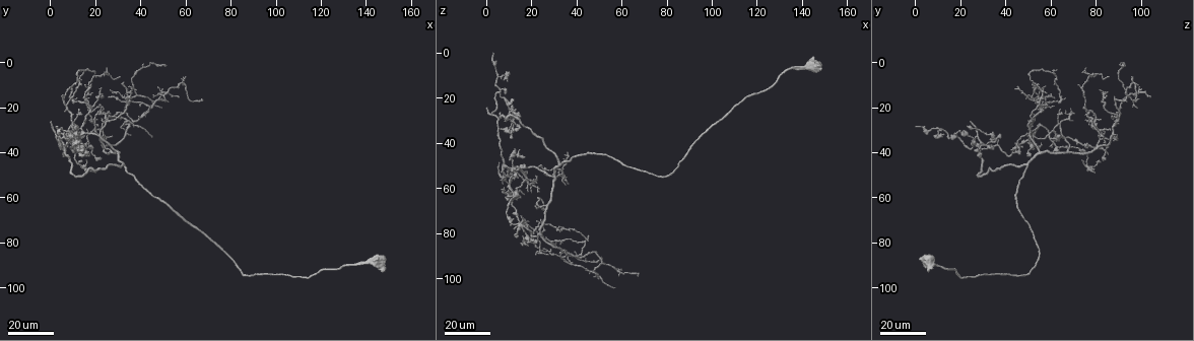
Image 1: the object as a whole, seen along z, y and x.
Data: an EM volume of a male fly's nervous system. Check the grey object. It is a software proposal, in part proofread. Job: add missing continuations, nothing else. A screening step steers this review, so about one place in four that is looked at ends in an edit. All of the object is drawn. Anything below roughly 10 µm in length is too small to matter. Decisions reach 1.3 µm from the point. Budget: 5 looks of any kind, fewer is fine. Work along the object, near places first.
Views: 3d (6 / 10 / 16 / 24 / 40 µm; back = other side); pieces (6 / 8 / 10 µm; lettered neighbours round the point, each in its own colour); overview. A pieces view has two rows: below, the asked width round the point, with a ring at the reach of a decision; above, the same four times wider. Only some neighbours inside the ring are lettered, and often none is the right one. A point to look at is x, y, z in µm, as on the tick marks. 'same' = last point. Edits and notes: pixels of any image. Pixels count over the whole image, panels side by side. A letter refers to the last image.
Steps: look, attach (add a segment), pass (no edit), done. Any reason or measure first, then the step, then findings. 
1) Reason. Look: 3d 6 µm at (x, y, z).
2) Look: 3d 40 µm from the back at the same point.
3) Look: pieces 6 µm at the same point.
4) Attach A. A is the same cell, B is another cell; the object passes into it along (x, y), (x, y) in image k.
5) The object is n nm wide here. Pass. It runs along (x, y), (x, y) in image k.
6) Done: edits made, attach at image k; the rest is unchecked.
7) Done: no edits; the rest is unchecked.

Look: 3d 16 µm at (0, 26, 25).

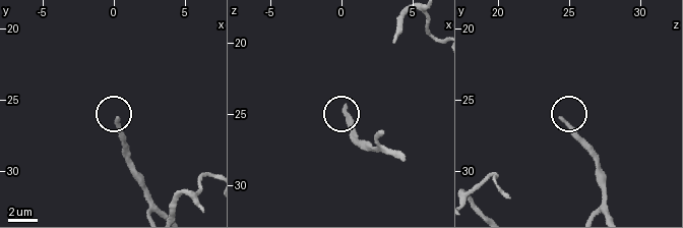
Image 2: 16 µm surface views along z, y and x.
What lies round it. Look: pieces 8 µm at (0.2, 26.2, 24.6).

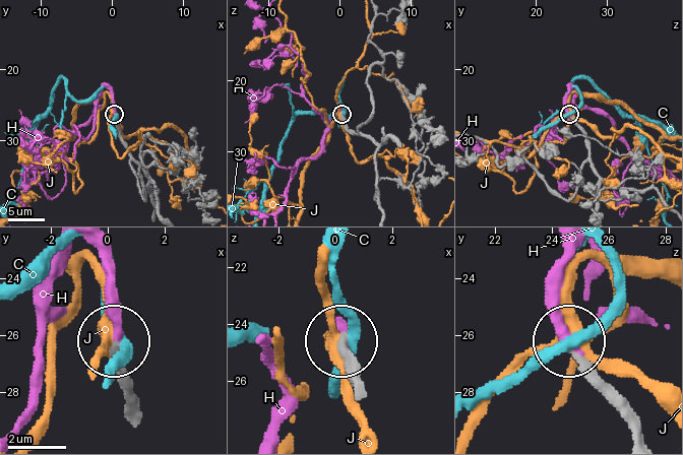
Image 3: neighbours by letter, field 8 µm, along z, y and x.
The object is 230 nm wide here. Attach H. H is the same cell, C and J are other cells; the object passes into it along (137, 411), (115, 343), (108, 265), (94, 244) in image 3; the cell continues.

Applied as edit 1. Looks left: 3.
Redraw. Look: overview.

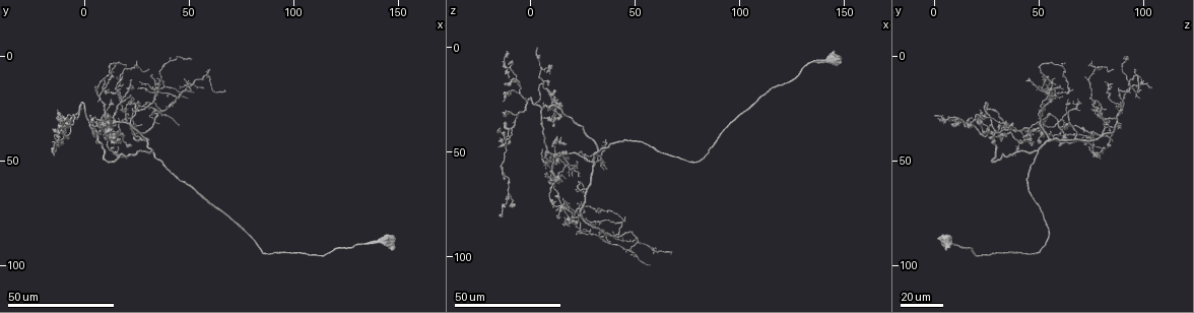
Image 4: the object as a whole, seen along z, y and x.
Long arm stops here. Look: 3d 24 µm at (3, 29, -1).

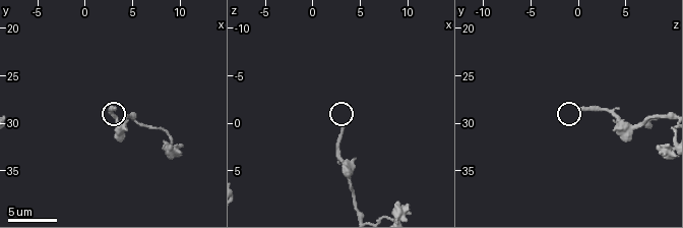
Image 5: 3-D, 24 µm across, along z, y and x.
Look: pieces 10 µm at (3.0, 28.4, 0.2).

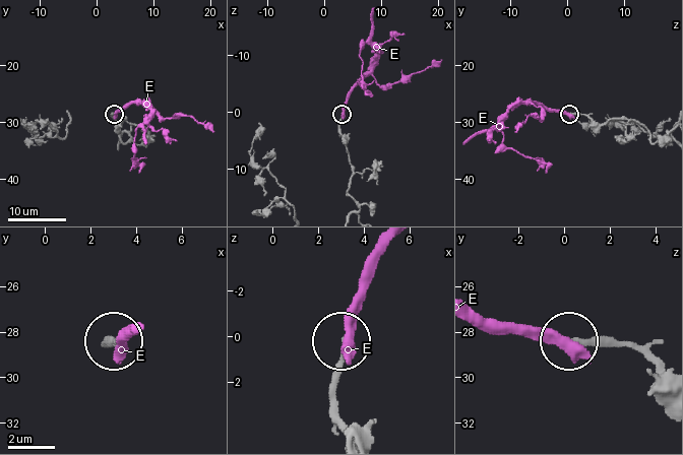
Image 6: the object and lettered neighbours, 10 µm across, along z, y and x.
Pass. E is another cell; it runs along (649, 136), (629, 119), (599, 124), (569, 114) in image 6; none of them fits.

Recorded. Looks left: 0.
Done: edits made, attach at image 3; the rest is unchecked.

